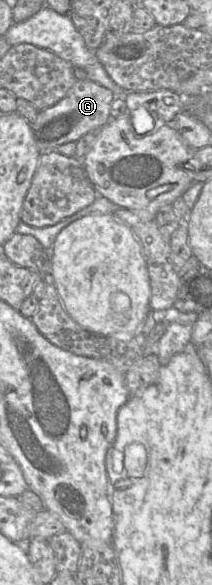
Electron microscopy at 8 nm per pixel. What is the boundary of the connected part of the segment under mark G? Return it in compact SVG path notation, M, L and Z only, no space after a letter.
M77 79L67 95L51 107L39 111L31 124L33 136L40 152L56 150L68 142L77 142L89 131L105 125L111 119L114 94L90 79Z

